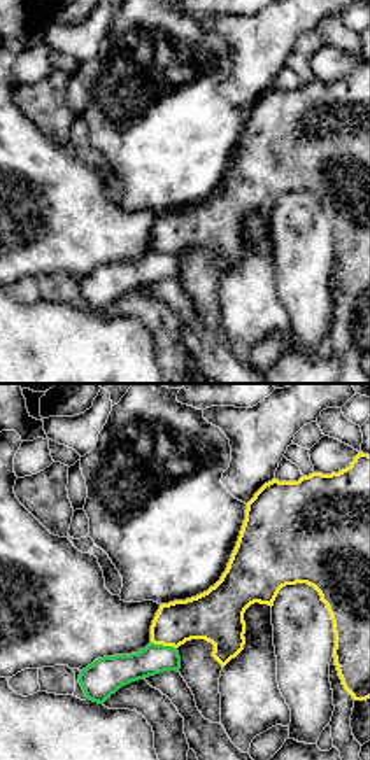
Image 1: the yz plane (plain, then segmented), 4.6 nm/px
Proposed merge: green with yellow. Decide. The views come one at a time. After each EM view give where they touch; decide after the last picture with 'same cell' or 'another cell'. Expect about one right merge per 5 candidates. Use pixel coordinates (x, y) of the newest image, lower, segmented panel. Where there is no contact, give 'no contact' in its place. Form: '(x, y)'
(162, 645)

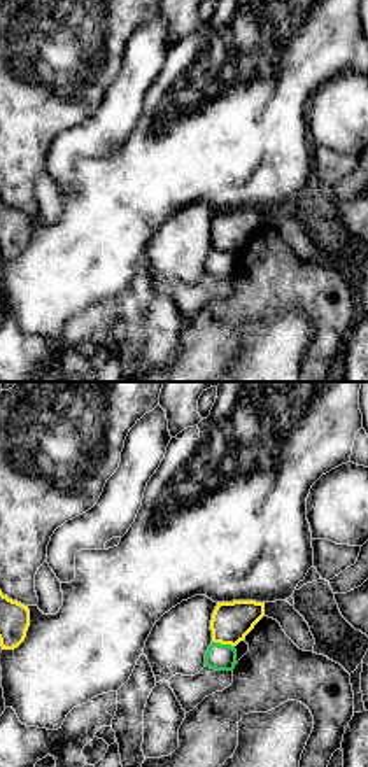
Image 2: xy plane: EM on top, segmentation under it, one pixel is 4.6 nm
(223, 645)

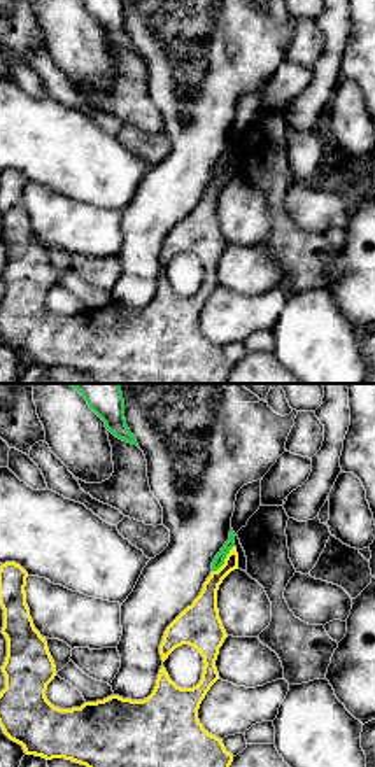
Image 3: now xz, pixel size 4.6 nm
(225, 557)

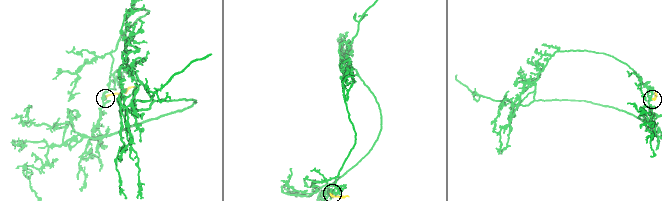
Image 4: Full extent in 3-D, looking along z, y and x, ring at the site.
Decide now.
another cell

